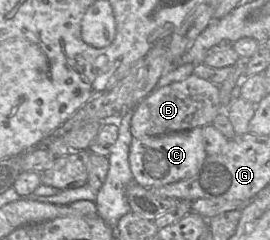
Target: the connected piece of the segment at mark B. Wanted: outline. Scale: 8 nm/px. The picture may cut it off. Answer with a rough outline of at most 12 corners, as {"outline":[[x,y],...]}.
{"outline":[[192,74],[134,109],[137,139],[212,125],[219,85]]}

